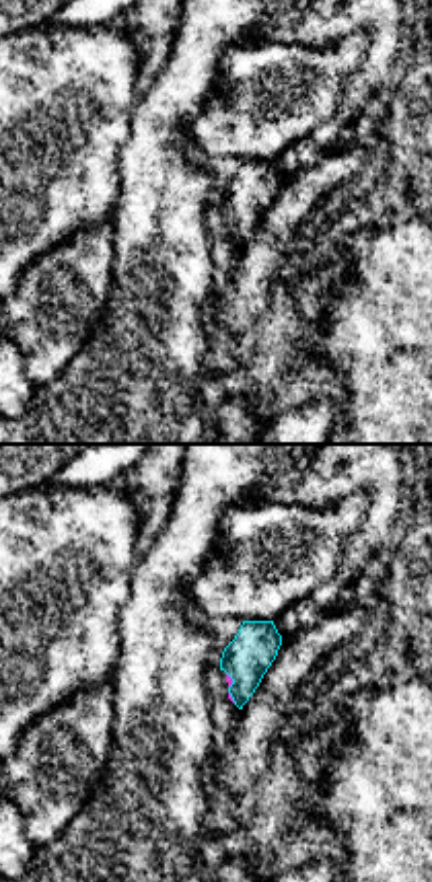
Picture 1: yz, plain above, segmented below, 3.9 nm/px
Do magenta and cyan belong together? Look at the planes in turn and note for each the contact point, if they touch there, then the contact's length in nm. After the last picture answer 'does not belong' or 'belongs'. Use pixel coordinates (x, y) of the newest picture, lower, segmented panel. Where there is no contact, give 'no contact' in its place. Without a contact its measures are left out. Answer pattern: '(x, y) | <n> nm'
(231, 681) | 60 nm

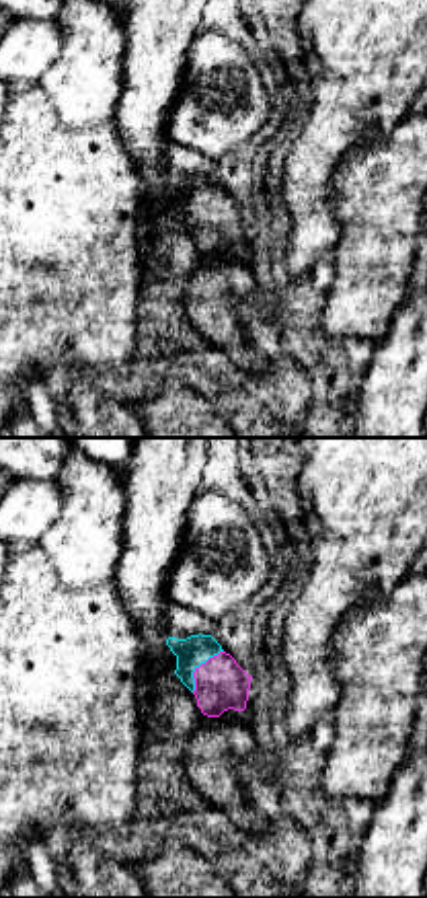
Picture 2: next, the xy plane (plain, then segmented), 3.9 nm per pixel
(198, 668) | 200 nm

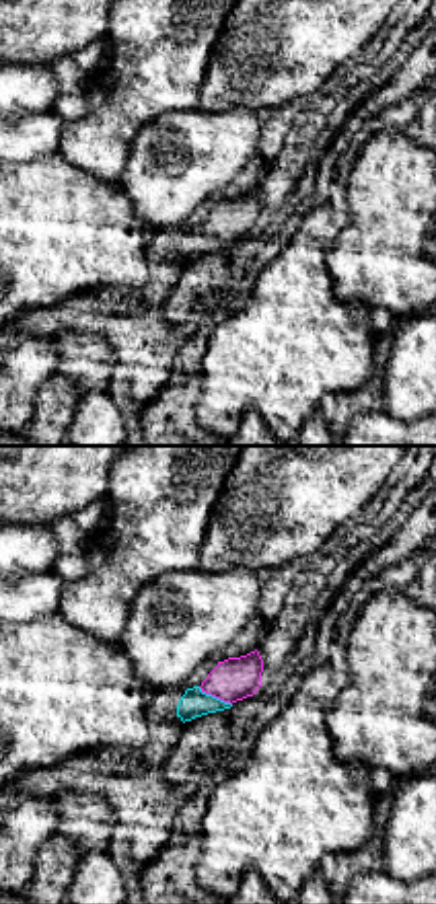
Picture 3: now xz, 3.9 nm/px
(214, 695) | 150 nm

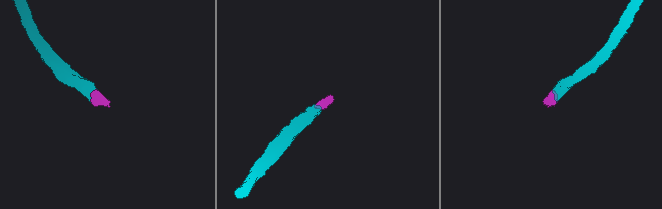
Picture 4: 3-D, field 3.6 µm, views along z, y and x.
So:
belongs

